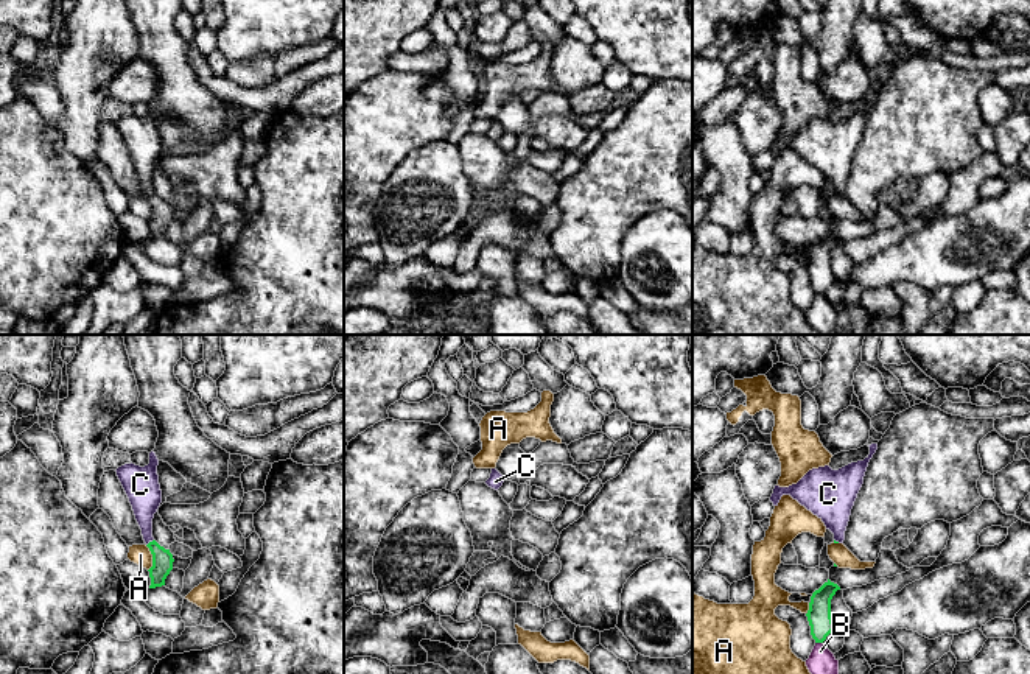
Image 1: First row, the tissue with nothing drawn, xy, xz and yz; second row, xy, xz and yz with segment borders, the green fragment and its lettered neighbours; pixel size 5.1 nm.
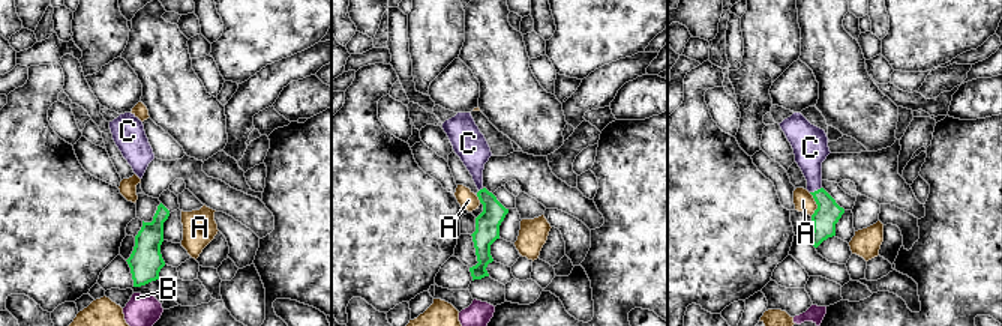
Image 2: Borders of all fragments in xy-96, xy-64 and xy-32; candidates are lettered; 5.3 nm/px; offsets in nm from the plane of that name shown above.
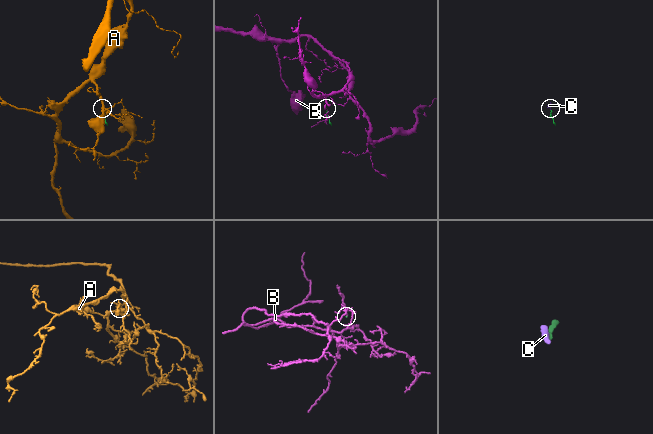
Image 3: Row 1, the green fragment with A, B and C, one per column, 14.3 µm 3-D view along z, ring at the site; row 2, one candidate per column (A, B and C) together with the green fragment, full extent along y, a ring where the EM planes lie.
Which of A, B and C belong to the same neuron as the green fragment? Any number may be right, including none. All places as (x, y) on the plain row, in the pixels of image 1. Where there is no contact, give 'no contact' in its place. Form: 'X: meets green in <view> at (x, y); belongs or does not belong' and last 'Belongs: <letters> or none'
A: meets green in xy at (153, 209); does not belong
B: meets green in yz at (819, 293); does not belong
C: meets green in xy at (150, 193); belongs
Belongs: C

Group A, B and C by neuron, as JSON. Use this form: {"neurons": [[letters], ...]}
{"neurons": [["A"], ["B"], ["C"]]}

